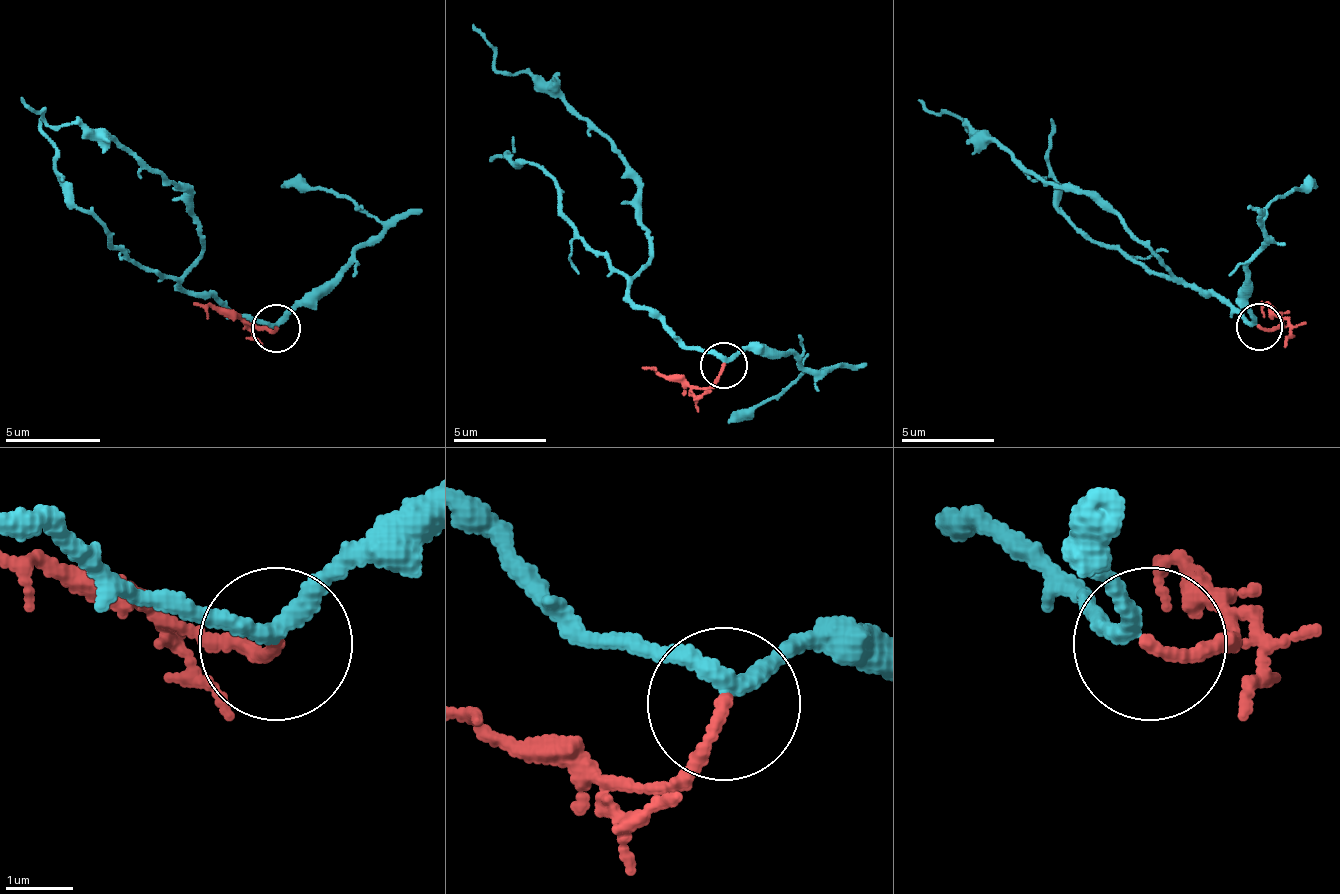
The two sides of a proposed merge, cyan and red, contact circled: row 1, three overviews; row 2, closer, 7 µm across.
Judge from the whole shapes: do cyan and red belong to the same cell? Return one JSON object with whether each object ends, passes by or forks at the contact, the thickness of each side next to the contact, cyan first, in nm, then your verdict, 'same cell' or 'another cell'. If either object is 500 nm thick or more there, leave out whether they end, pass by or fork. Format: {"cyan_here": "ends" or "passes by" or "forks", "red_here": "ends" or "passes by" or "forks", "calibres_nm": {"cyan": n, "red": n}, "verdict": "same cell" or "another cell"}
{"cyan_here": "passes by", "red_here": "ends", "calibres_nm": {"cyan": 240, "red": 180}, "verdict": "same cell"}

